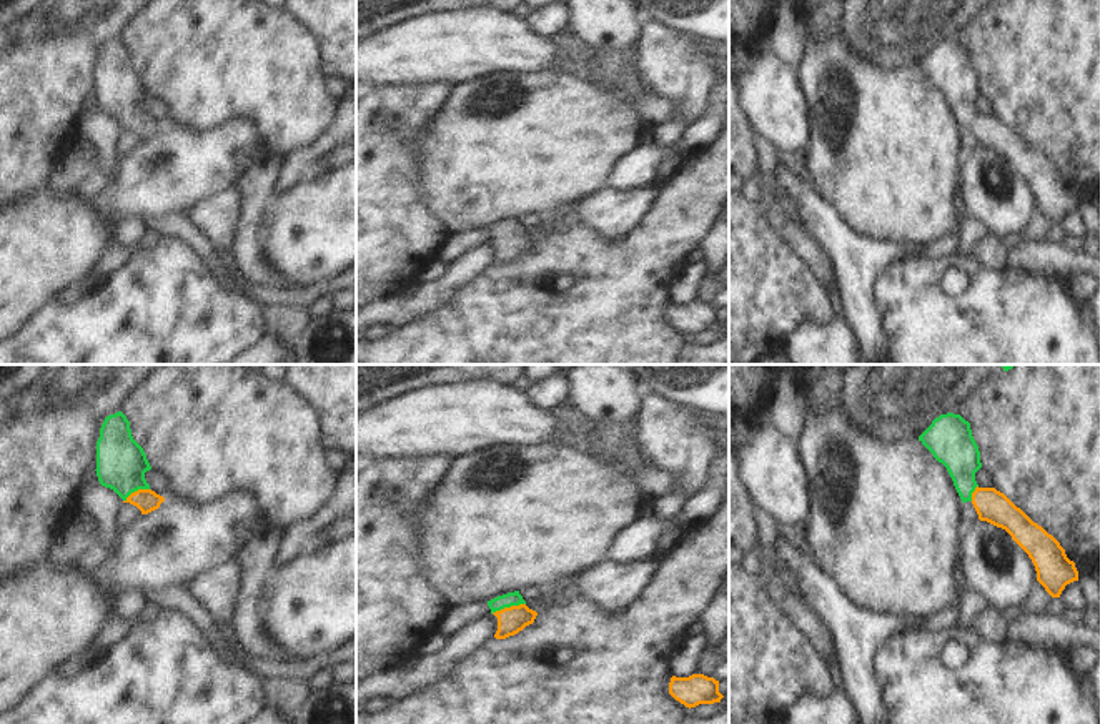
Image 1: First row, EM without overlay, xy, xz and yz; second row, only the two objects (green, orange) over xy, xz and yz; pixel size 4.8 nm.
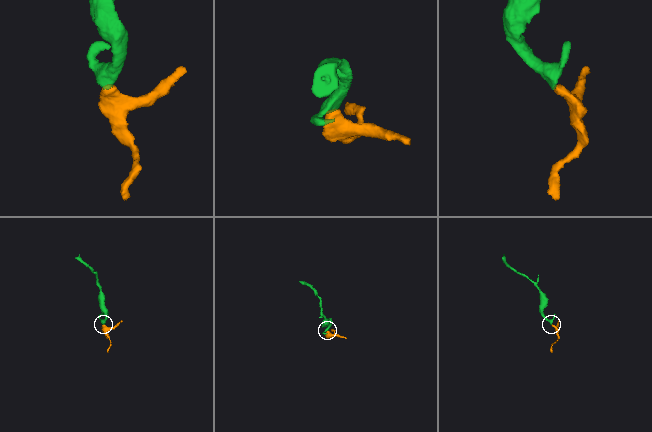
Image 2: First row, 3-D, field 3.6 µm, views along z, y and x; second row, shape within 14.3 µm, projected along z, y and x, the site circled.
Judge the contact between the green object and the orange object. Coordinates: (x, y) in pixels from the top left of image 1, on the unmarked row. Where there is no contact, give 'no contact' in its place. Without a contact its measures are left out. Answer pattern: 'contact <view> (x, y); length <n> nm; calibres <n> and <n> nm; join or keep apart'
contact xz (508, 233); length 180 nm; calibres 70 and 130 nm; join

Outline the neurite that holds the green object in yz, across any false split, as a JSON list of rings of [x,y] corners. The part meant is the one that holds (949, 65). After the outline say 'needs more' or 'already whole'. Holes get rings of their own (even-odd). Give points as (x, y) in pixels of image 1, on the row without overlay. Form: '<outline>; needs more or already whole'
[[[940,42],[919,63],[919,68],[942,90],[962,130],[970,128],[980,148],[1005,156],[1032,186],[1037,208],[1052,225],[1060,225],[1067,211],[1078,208],[1075,190],[1060,170],[1033,150],[1003,120],[980,115],[975,100],[982,95],[980,78],[972,63],[970,50],[960,42]]]; needs more

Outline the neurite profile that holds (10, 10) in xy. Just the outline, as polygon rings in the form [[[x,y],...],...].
[[[0,0],[0,30],[13,25],[15,20],[27,17],[43,0]]]

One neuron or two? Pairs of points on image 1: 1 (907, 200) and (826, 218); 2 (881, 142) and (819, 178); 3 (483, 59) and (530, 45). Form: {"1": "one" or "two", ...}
{"1": "two", "2": "one", "3": "one"}

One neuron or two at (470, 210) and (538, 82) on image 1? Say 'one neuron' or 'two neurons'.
one neuron

